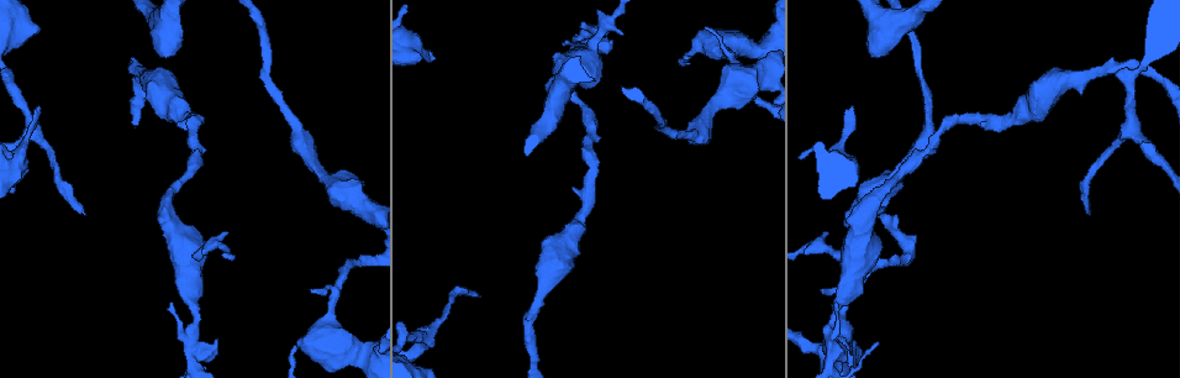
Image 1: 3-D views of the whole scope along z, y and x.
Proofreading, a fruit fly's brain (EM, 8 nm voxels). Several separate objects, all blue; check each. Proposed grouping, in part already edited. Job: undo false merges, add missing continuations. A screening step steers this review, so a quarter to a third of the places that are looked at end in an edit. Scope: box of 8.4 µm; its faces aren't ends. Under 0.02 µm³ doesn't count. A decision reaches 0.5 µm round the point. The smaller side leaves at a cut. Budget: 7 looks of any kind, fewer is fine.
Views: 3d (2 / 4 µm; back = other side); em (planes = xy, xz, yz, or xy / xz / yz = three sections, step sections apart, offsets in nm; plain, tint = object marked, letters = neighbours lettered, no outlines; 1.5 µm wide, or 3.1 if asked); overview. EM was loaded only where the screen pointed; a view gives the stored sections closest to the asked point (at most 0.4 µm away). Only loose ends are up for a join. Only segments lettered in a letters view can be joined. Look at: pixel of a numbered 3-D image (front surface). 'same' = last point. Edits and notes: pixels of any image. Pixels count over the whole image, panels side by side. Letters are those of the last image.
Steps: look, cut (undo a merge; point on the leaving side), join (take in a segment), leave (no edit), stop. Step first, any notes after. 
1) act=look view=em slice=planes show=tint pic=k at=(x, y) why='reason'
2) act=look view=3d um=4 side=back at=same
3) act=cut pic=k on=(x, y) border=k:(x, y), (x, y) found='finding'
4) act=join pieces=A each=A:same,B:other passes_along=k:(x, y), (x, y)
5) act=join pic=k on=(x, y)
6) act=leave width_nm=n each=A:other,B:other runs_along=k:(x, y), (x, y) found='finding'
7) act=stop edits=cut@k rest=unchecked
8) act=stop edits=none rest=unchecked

act=look view=3d um=4 pic=1 at=(433, 60)

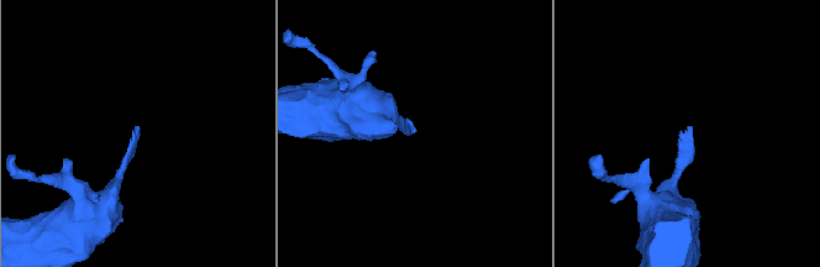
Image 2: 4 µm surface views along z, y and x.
act=look view=em slice=yz step=4 show=letters pic=2 at=(414, 130) why='now the EM'

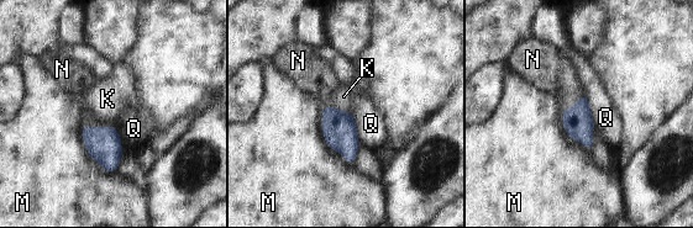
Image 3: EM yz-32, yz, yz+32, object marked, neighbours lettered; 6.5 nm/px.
act=look view=em slice=planes show=letters at=same

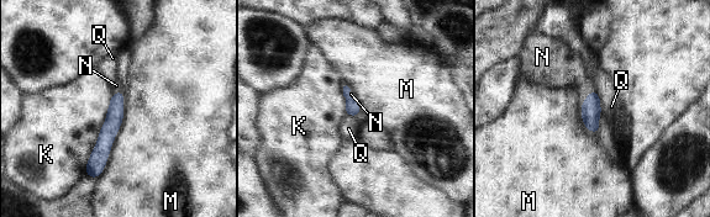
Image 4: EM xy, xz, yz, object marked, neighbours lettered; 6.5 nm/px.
act=join pieces=N longest_contact=M:600nm each=K:other,M:other,N:same,Q:other passes_along=4:(590, 109), (588, 94), (567, 64) found='the cell continues'

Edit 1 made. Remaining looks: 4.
act=look view=3d um=4 pic=1 at=(589, 47) why='thick turns thin'

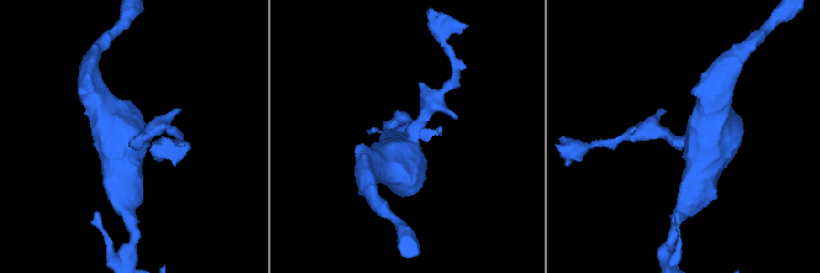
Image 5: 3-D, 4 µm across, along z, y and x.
act=look view=em slice=planes show=letters pic=5 at=(409, 136) arms=3 arm_widths_nm=200,360,400

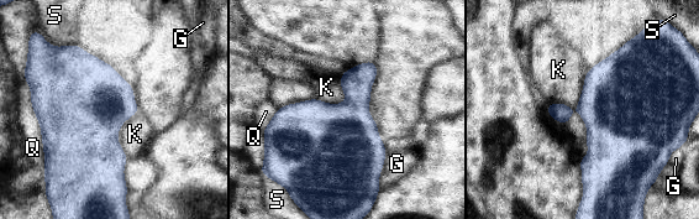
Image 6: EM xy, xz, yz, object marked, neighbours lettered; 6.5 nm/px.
act=leave each=G:other,K:other,Q:other,S:other border=6:(589, 69), (577, 105), (584, 142) found='one cell here'

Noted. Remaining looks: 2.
act=look view=3d um=2 pic=1 at=(708, 27) why='branch stops here'

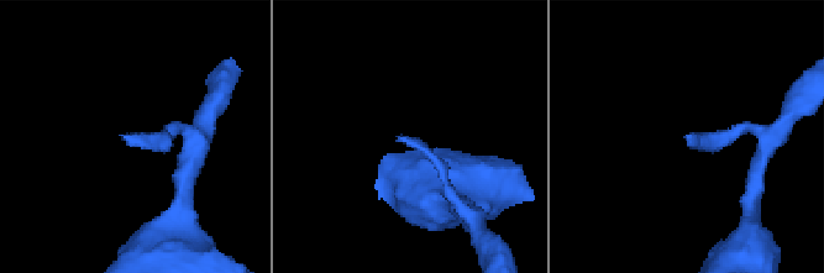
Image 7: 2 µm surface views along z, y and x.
act=look view=em slice=planes show=letters pic=7 at=(401, 138)

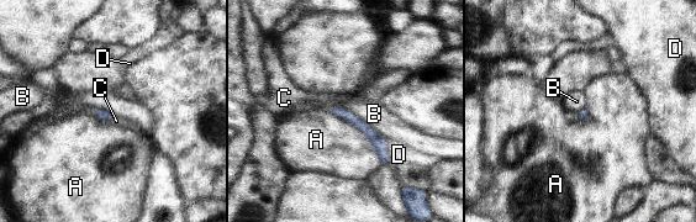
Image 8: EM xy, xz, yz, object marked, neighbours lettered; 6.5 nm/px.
act=leave longest_contact=A:480nm each=A:other,B:other,C:other,D:other found='none of them fits'

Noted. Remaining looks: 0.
act=stop edits=join@4 rest=unchecked

